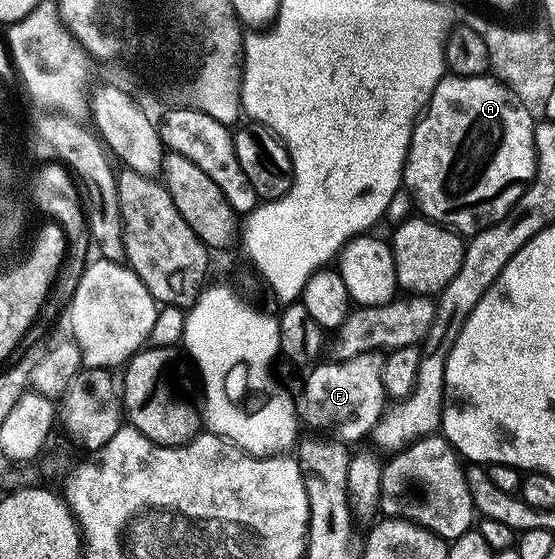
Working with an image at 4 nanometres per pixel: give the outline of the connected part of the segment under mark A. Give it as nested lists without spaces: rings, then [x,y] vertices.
[[[494,76],[442,77],[424,113],[417,118],[405,156],[403,185],[420,216],[462,235],[472,235],[499,223],[513,210],[513,204],[524,195],[537,174],[534,128],[535,118],[504,82]]]

